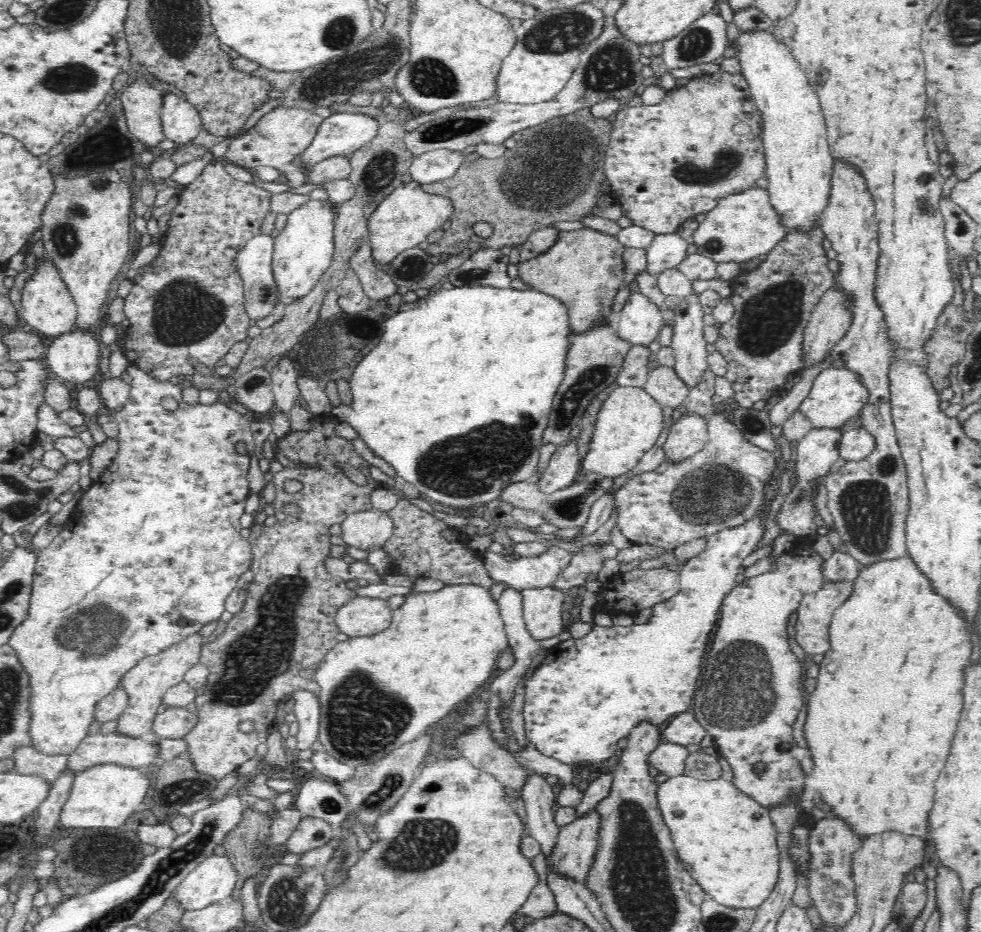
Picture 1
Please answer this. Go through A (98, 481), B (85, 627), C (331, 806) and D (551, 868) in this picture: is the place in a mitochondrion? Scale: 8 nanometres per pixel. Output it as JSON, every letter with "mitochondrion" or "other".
{"A":"other","B":"mitochondrion","C":"mitochondrion","D":"other"}

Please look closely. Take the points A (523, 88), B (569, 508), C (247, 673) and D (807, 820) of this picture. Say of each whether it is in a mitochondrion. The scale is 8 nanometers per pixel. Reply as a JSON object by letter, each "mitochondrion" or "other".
{"A":"other","B":"mitochondrion","C":"mitochondrion","D":"other"}

